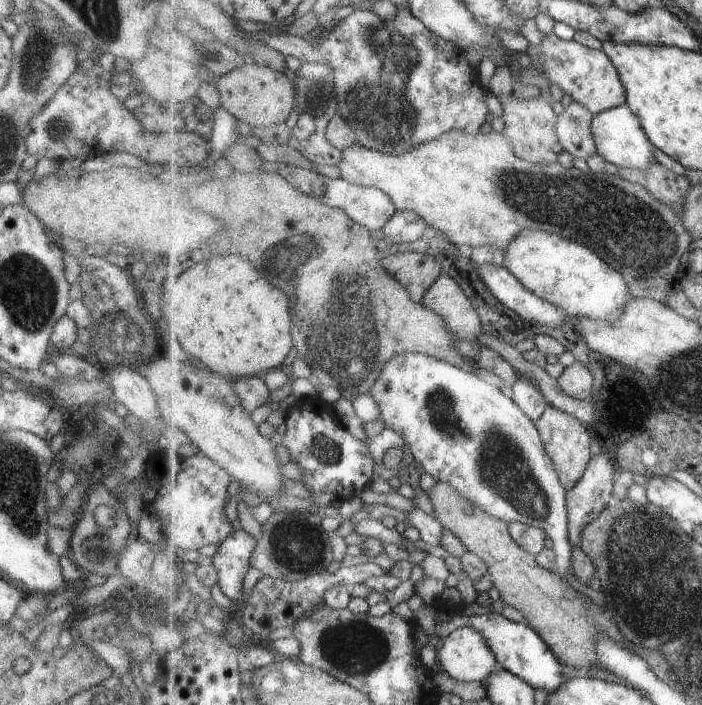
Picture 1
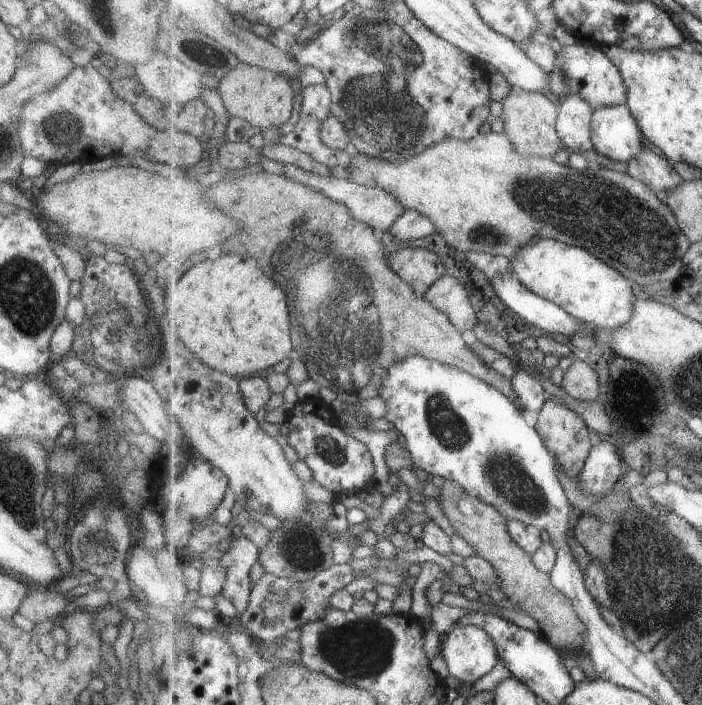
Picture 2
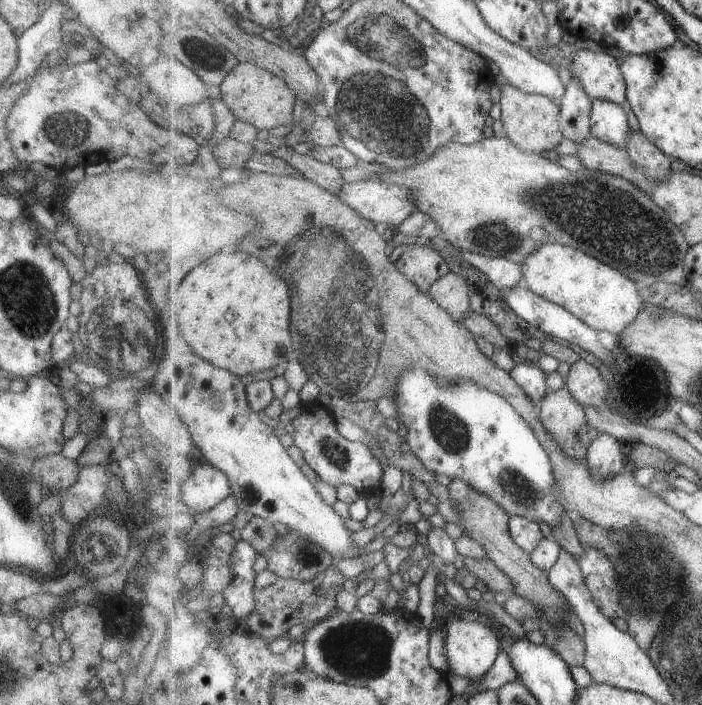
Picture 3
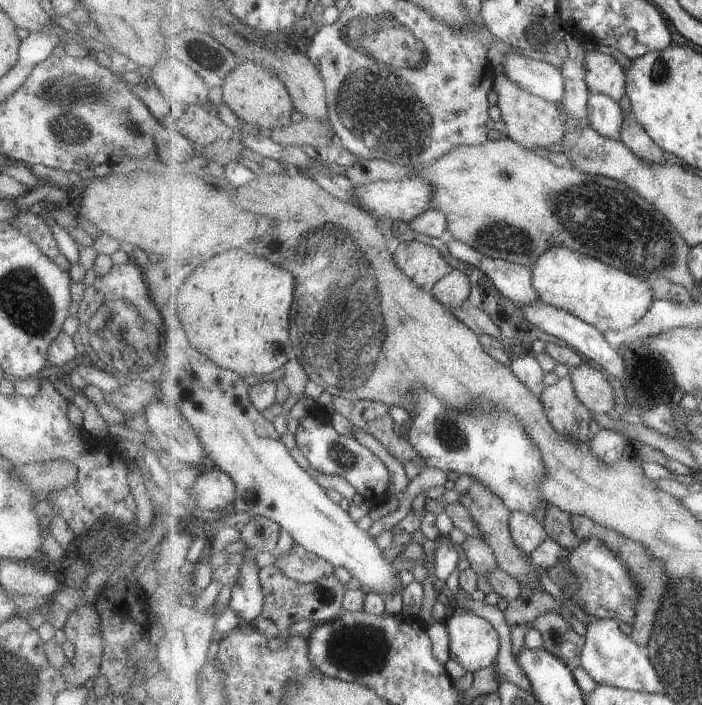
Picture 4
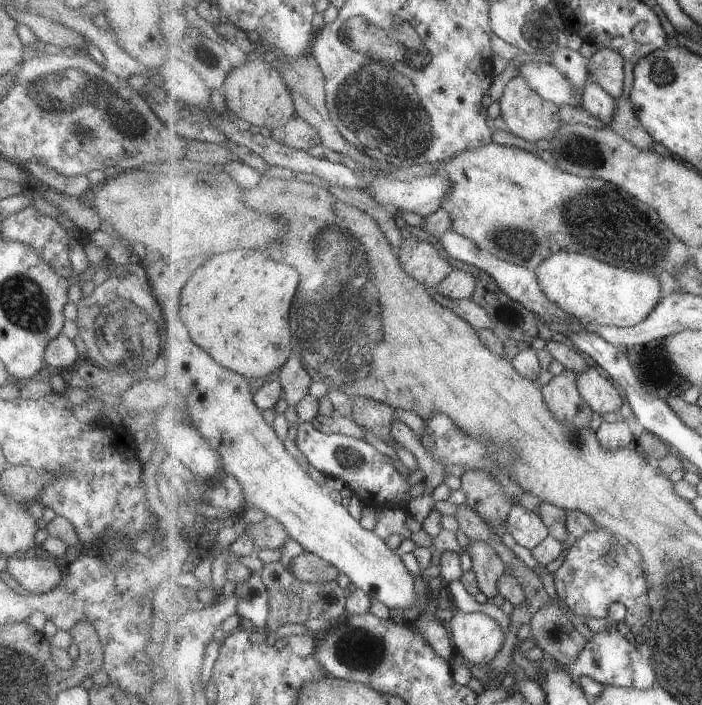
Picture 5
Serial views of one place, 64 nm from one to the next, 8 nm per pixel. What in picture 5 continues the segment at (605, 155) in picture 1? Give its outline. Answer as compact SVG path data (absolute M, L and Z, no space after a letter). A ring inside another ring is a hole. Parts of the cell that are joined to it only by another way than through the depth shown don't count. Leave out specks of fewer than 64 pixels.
M593 76L587 77L587 86L583 92L582 106L595 118L603 124L603 129L611 130L615 122L615 114L618 111L618 101L611 93L605 90L599 82L593 80Z

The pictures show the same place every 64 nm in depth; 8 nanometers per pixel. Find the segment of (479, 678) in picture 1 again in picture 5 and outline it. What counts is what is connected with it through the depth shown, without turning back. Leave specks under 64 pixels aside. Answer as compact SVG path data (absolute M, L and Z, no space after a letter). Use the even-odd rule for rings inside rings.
M455 611L448 626L456 655L471 666L489 665L507 638L497 621L478 611Z

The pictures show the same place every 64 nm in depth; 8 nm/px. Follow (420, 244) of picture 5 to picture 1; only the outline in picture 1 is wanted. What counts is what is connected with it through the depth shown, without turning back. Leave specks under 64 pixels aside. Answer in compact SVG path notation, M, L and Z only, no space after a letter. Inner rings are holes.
M399 253L382 259L386 268L407 290L415 302L422 302L426 292L437 282L446 269L435 258L425 253Z

